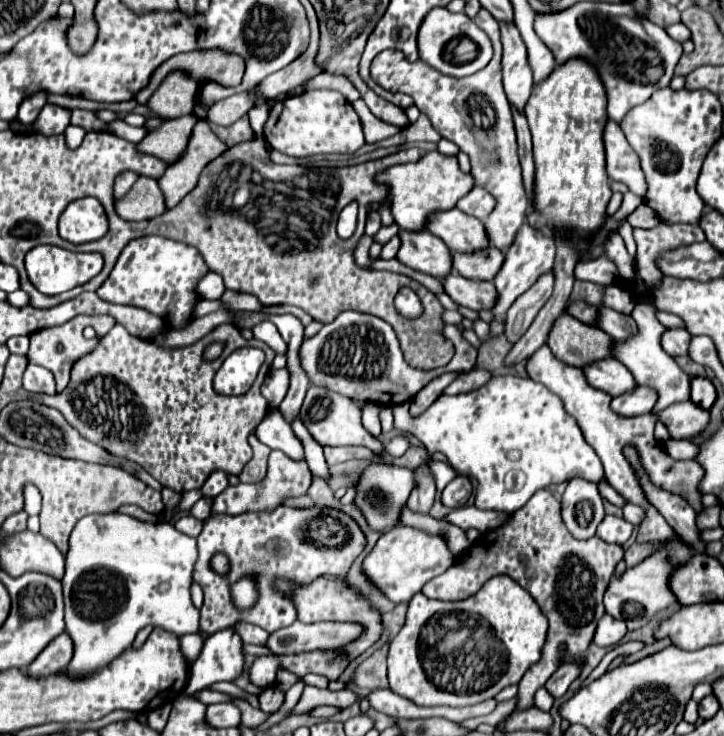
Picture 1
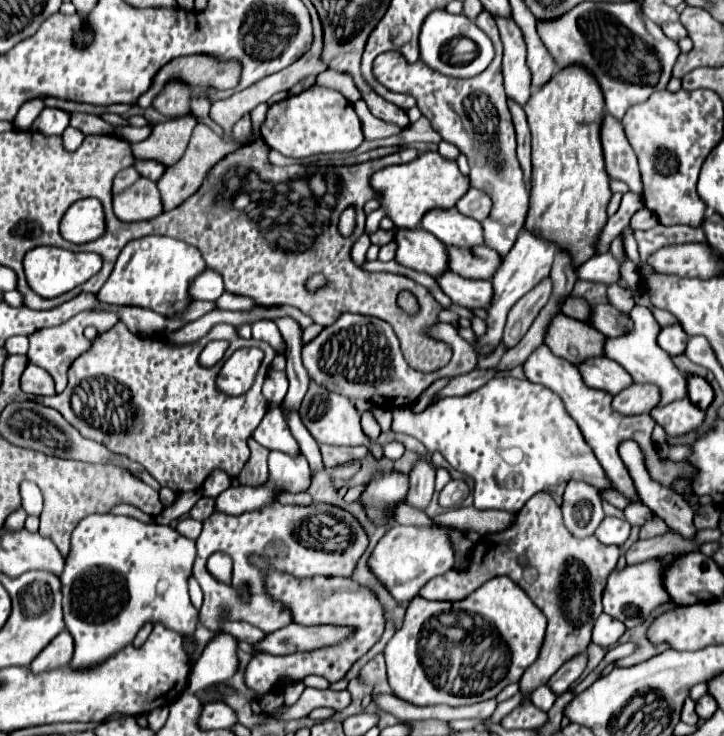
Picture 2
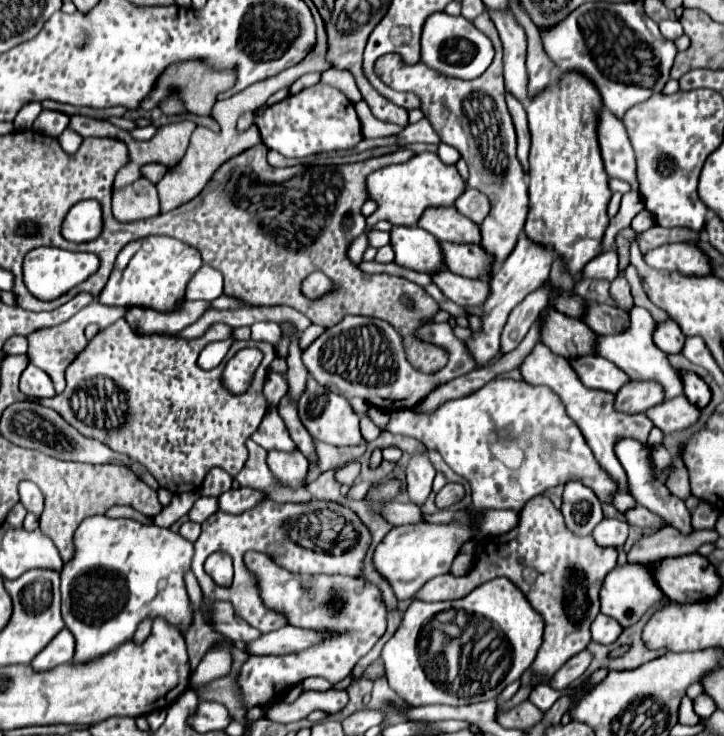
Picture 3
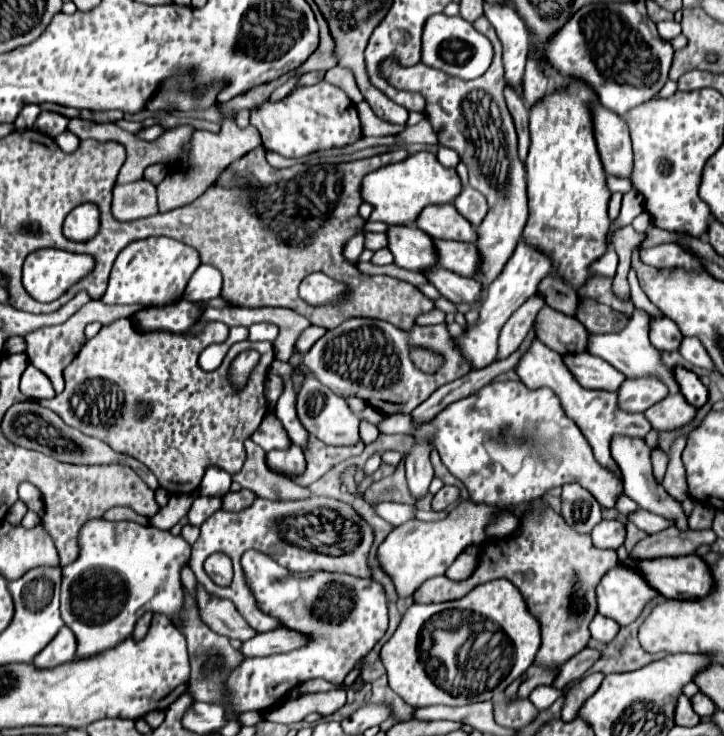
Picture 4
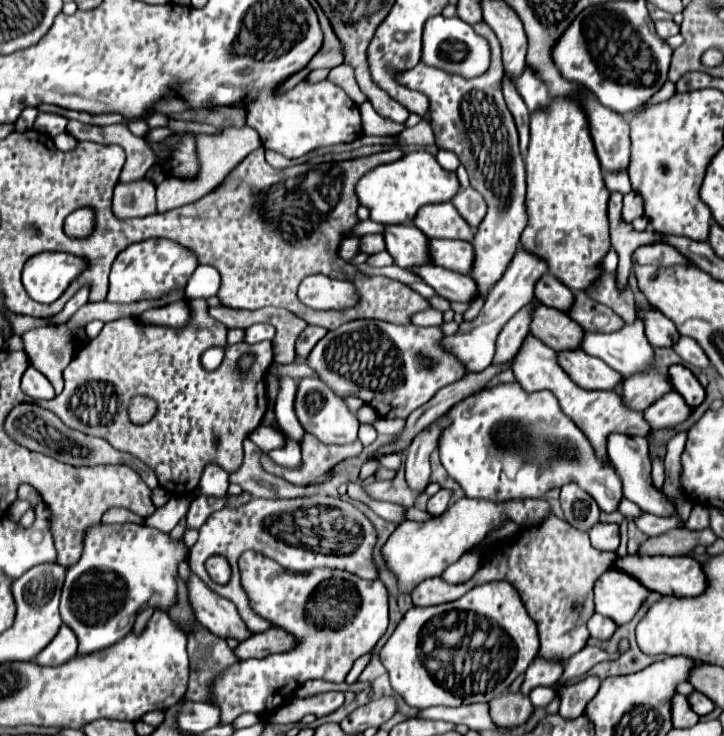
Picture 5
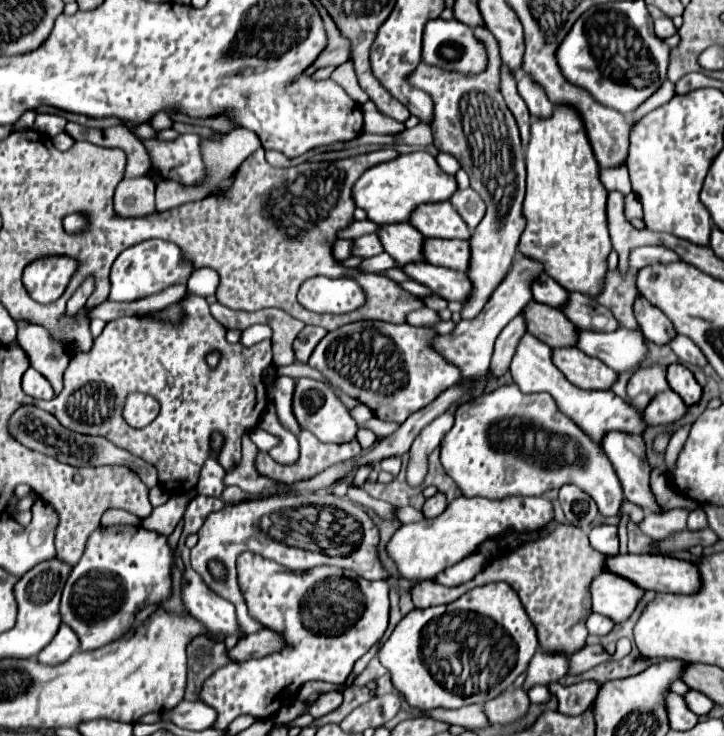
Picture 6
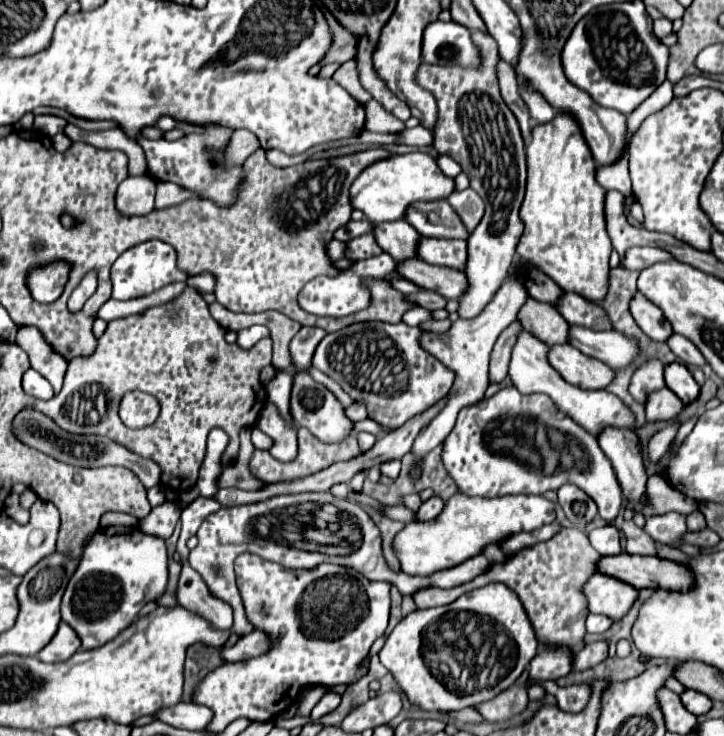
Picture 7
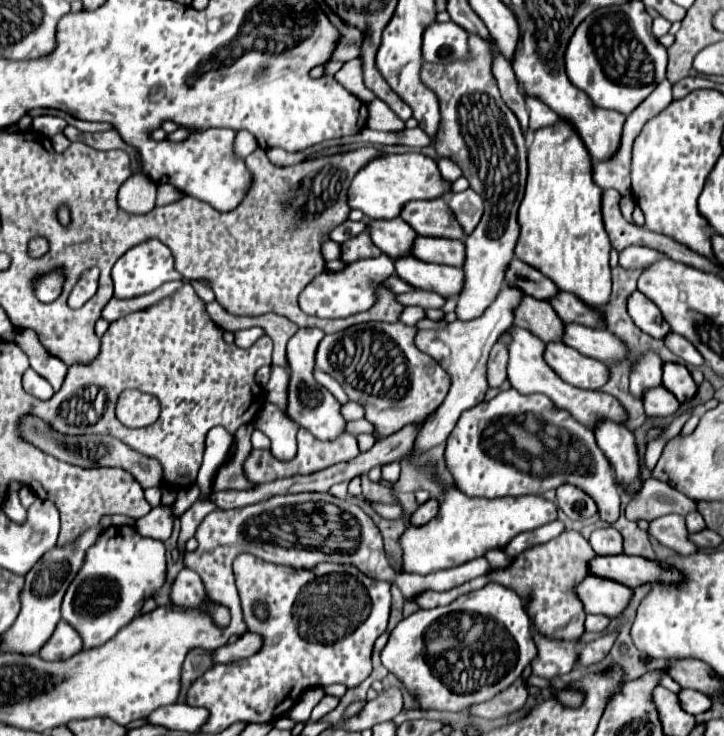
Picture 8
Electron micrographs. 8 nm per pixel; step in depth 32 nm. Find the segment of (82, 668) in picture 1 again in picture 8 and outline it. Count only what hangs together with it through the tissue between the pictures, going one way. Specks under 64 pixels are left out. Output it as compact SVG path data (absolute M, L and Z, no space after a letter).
M110 526L100 536L96 546L86 550L82 570L78 570L74 582L70 582L62 600L62 618L80 634L84 648L94 648L106 644L118 634L120 628L128 626L138 614L144 600L152 598L166 582L166 548L164 542L154 538L142 538L132 526Z

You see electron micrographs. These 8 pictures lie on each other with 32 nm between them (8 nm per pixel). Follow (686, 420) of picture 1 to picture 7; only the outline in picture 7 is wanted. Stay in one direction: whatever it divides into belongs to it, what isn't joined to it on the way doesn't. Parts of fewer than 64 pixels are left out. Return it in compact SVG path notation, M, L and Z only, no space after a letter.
M668 388L652 392L646 402L646 422L670 422L682 412L682 400Z

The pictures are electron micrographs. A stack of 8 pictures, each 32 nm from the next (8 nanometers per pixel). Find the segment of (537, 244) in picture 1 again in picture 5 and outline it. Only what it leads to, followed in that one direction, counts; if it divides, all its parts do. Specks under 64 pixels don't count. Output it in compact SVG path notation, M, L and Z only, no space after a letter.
M518 246L514 258L510 260L510 266L502 274L502 278L492 286L490 294L484 298L484 306L474 322L462 322L456 336L448 336L444 340L446 348L458 356L458 360L466 366L468 372L480 372L494 360L496 350L496 338L502 330L502 326L524 306L534 298L534 286L542 274L548 272L548 262L544 258L538 258L536 254L530 254L522 246Z

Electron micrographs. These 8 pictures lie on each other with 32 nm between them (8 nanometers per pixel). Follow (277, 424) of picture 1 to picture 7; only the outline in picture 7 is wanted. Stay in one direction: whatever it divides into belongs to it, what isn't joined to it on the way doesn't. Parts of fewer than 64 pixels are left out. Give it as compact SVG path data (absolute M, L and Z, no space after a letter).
M254 428L252 430L252 442L254 442L254 446L258 450L270 450L272 444L274 444L274 440L268 434L264 434L260 428Z

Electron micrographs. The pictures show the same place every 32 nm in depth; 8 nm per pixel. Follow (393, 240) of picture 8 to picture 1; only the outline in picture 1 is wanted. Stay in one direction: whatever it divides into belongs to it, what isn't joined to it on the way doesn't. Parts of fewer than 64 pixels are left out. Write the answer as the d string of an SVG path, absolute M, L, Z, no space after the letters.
M402 230L400 238L402 246L396 254L400 262L418 272L430 274L438 280L452 274L452 252L448 250L446 244L442 244L442 240L434 238L434 234L430 234L428 230L422 232Z

